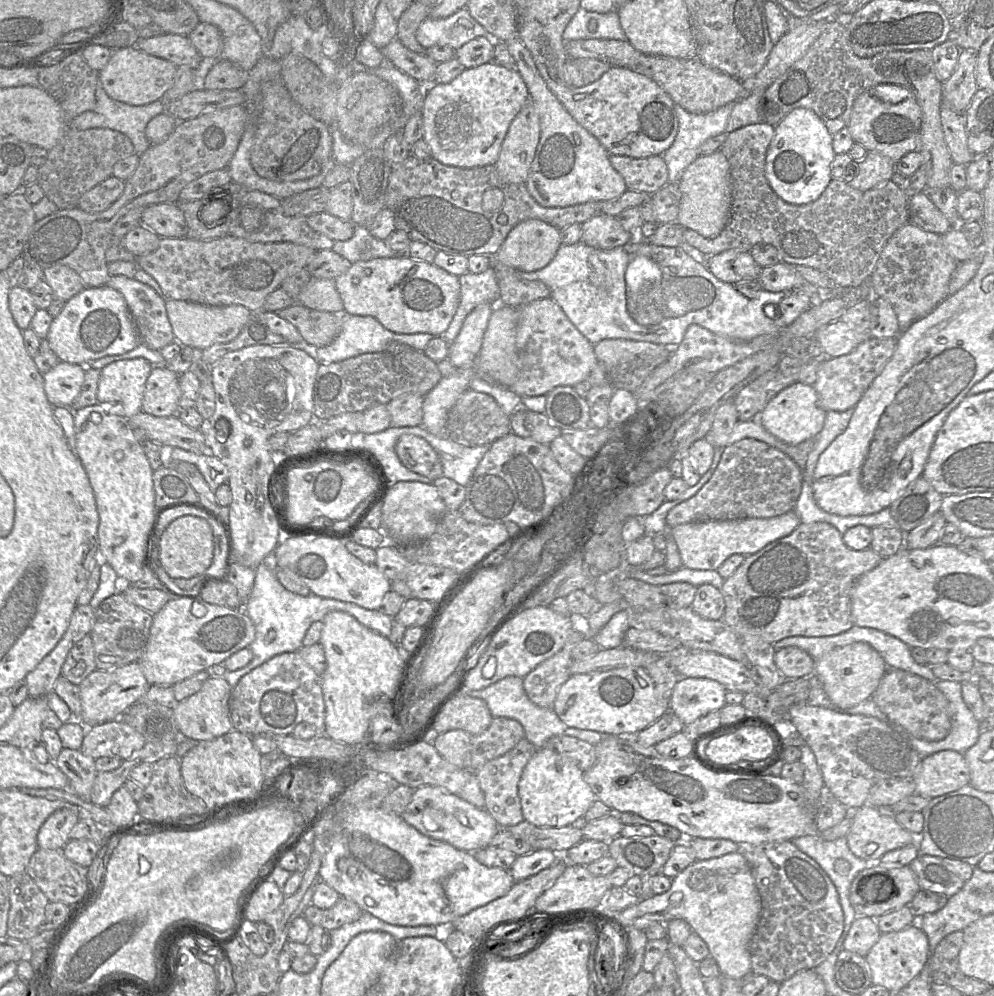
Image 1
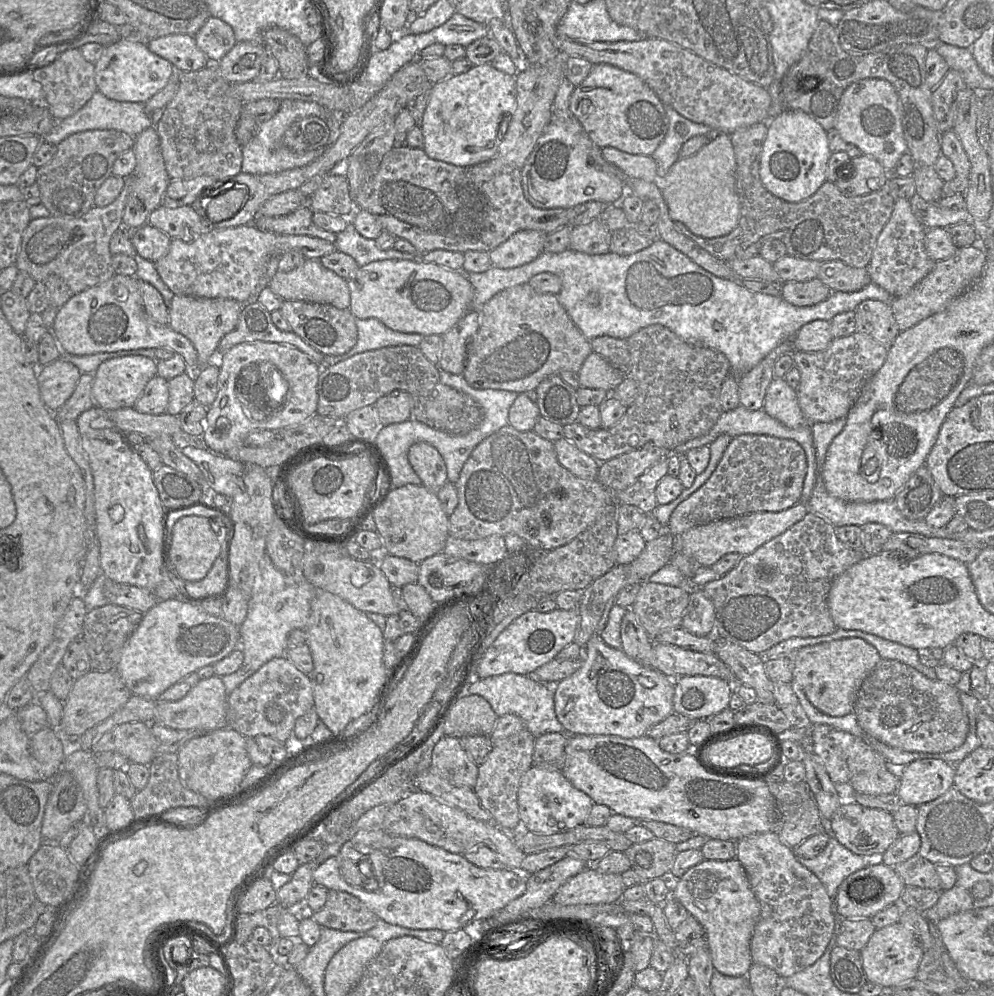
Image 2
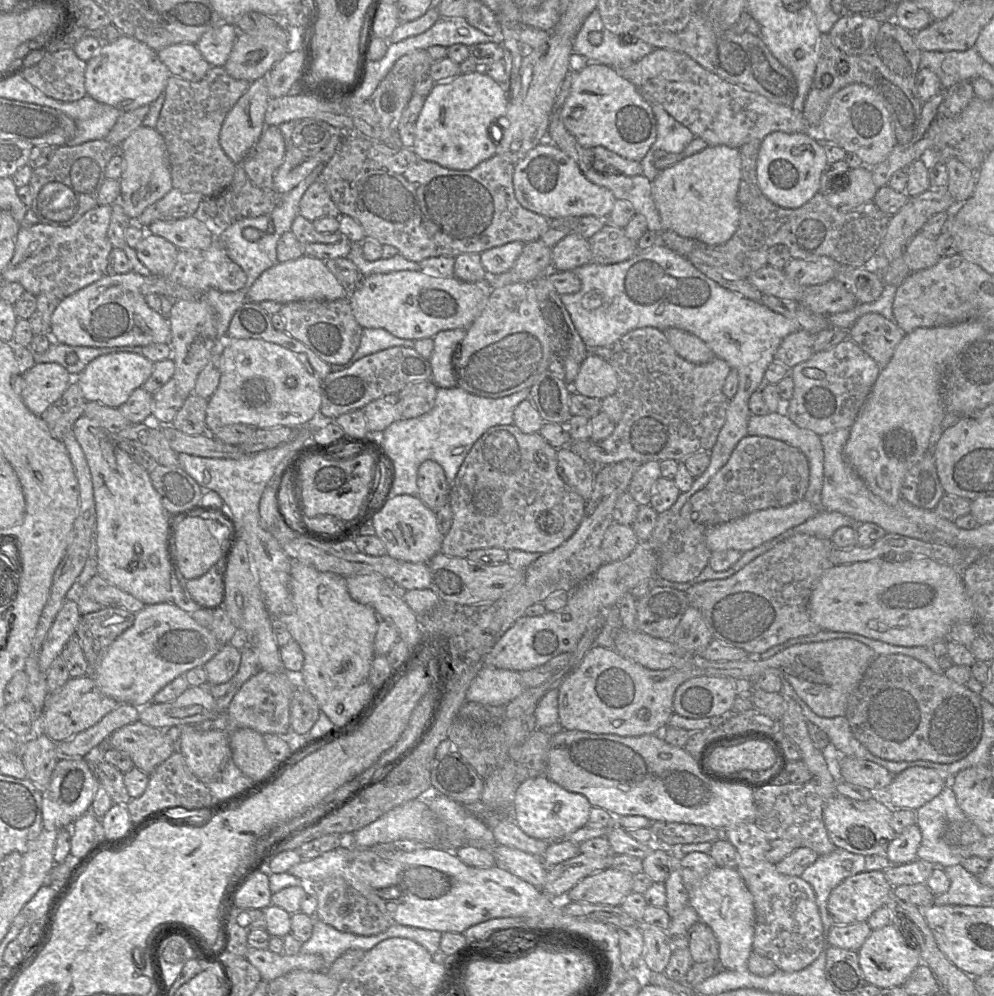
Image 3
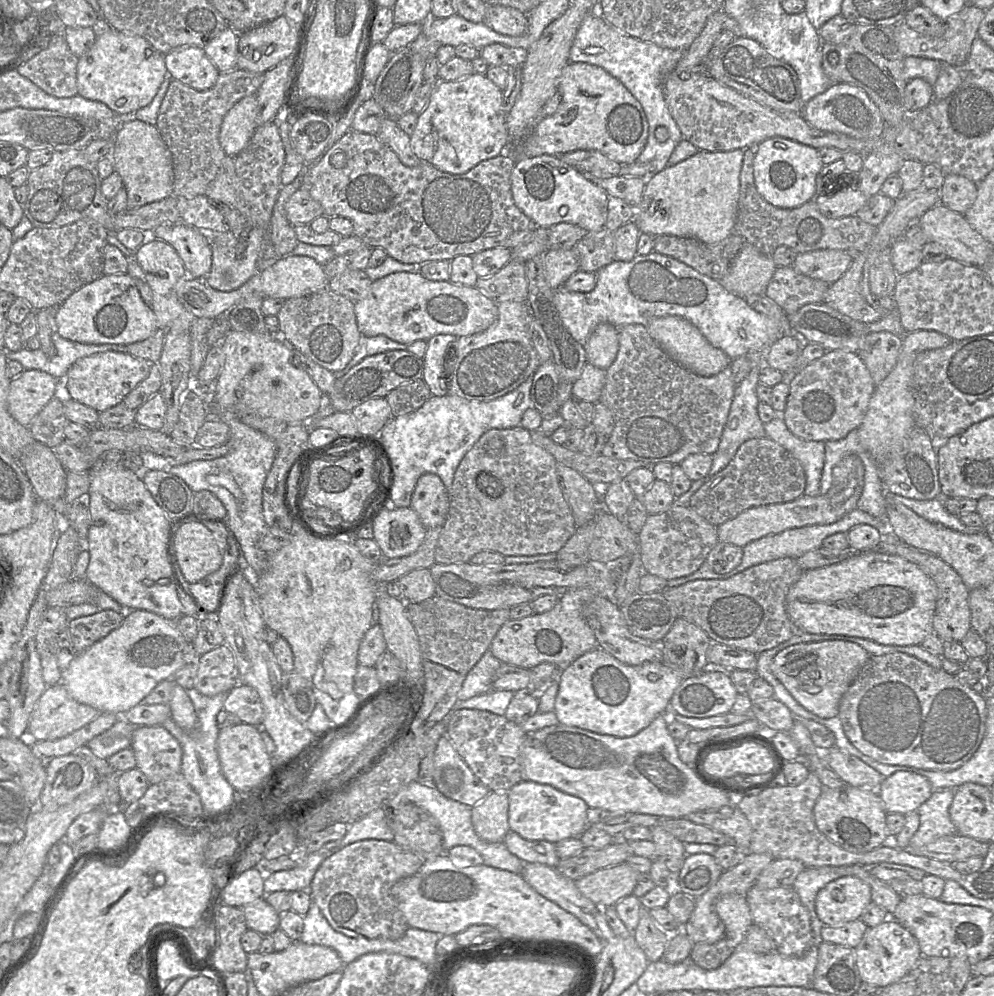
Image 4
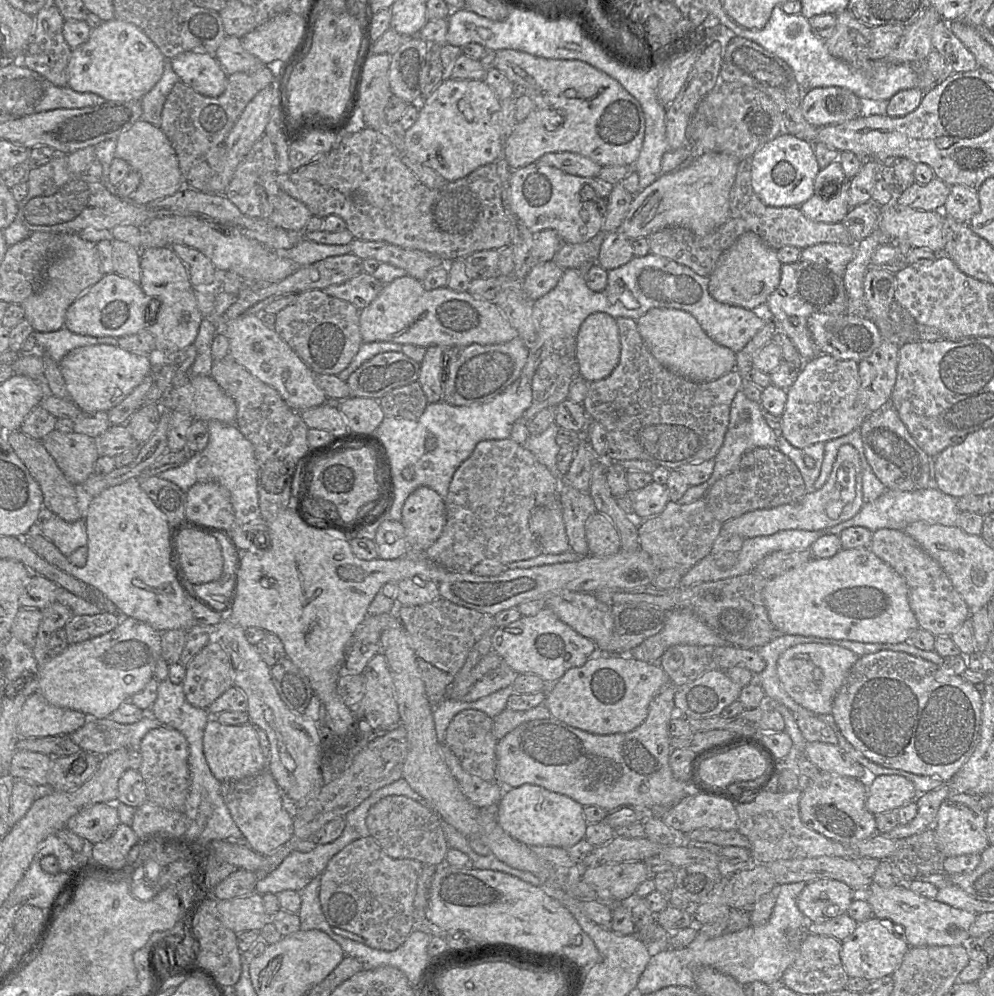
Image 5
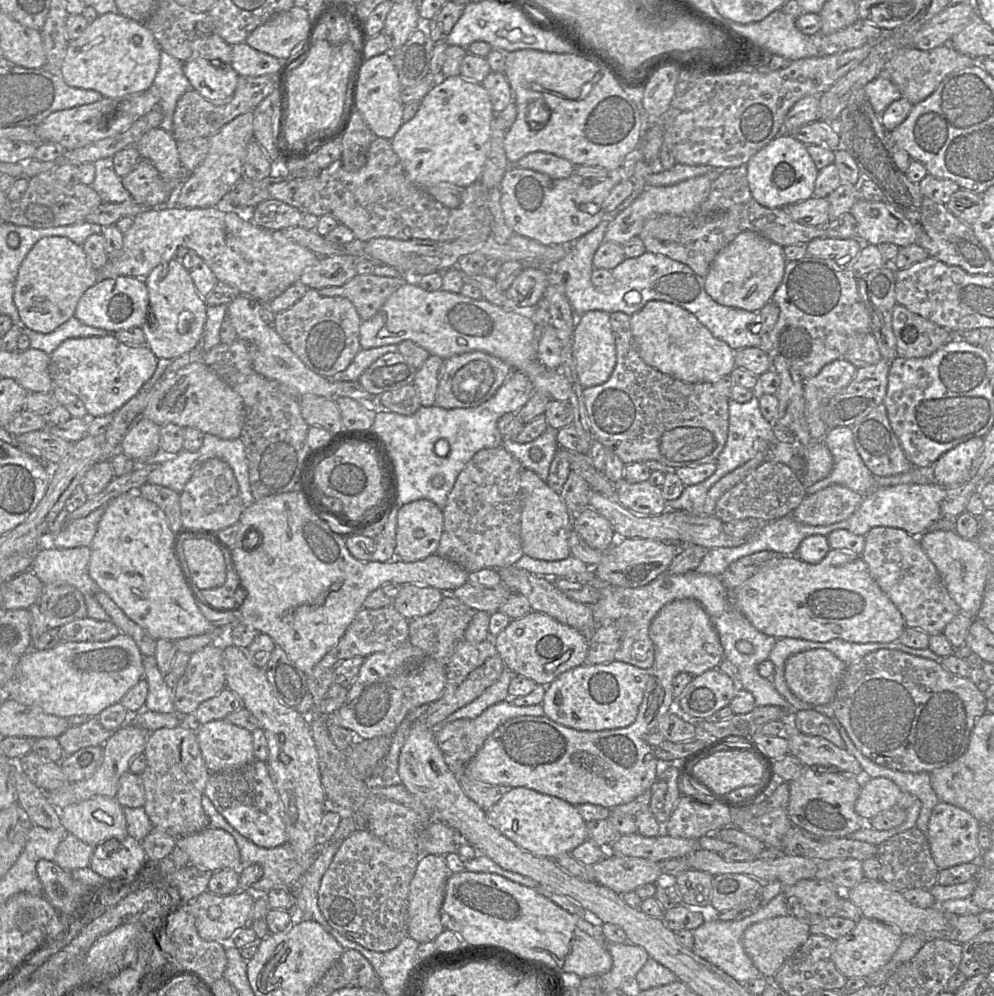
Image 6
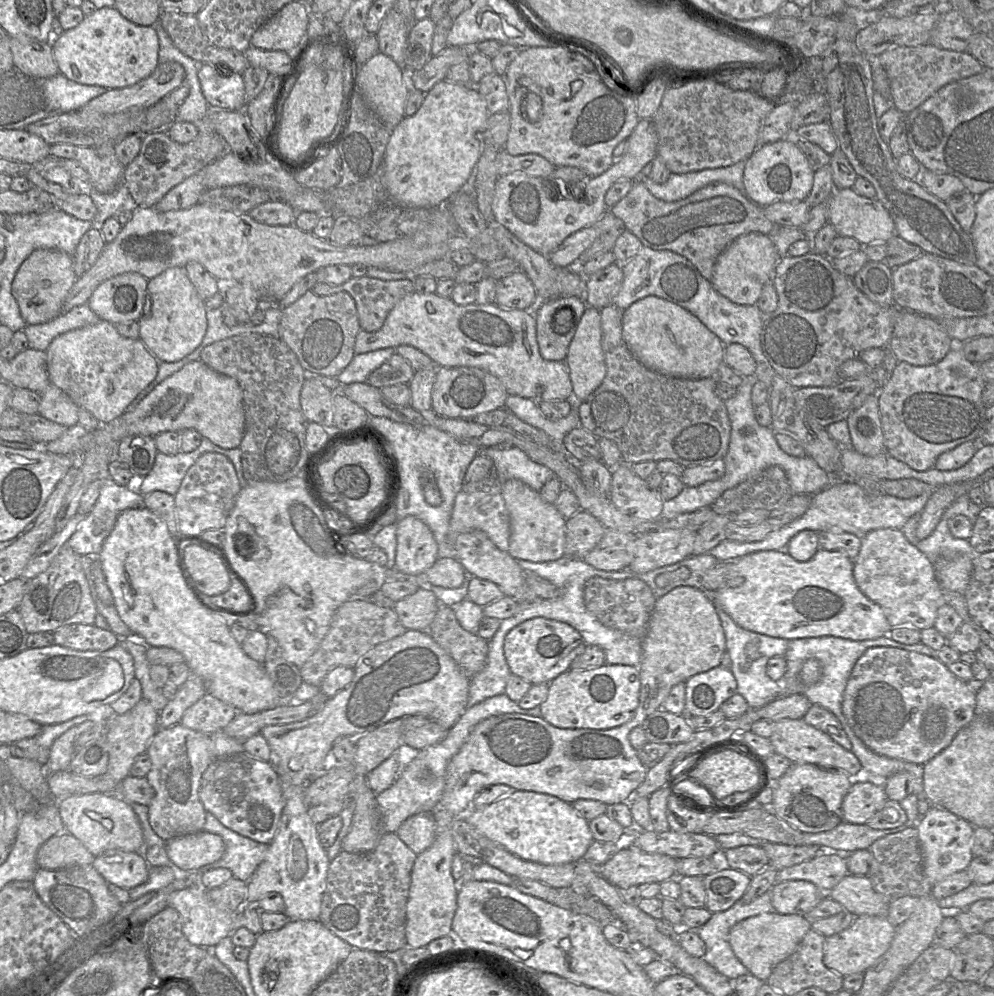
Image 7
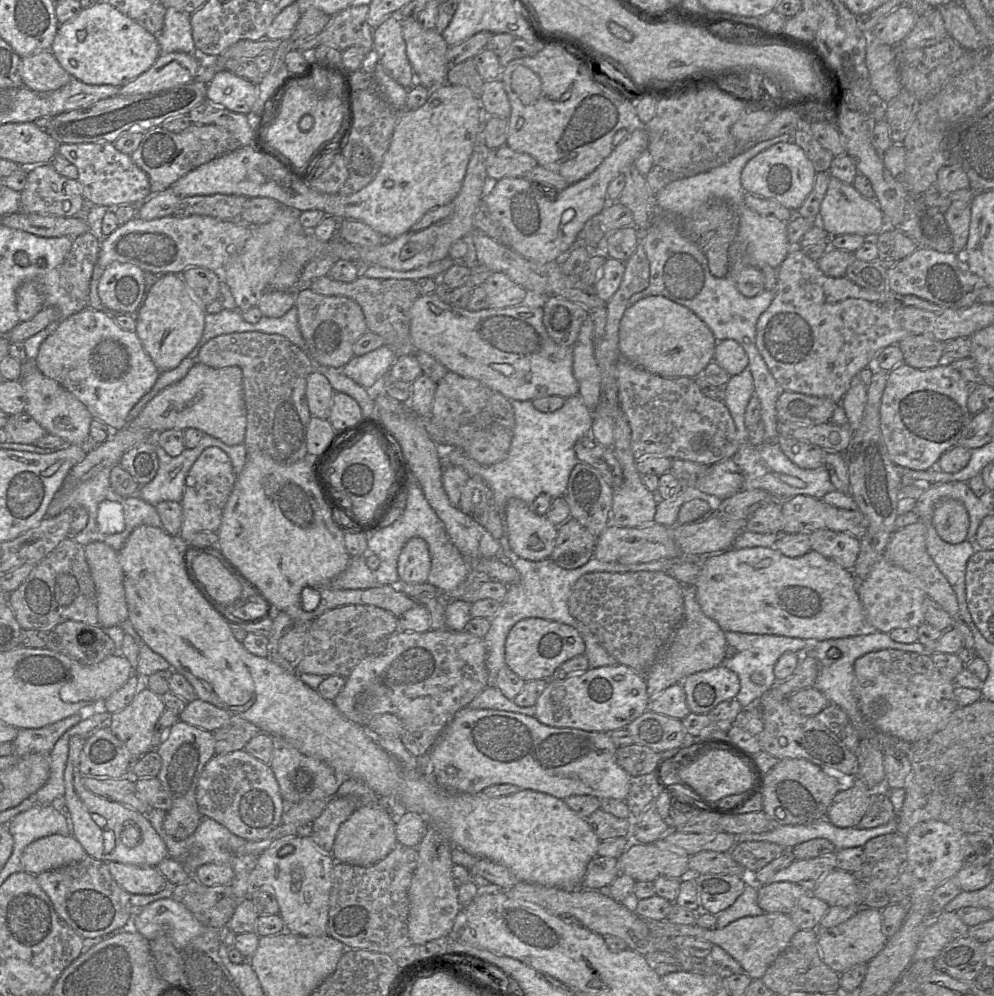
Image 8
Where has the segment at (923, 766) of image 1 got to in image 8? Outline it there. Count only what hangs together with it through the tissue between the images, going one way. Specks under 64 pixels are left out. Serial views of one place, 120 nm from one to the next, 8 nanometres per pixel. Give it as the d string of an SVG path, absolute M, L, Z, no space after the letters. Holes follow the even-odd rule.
M861 783L840 790L828 808L826 819L840 828L857 827L868 810L871 796Z

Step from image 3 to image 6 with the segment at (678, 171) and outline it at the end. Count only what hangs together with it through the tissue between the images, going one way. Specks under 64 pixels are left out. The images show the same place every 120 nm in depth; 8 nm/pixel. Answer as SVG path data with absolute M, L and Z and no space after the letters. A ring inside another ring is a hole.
M724 168L714 170L694 178L690 178L669 186L646 186L637 199L617 215L607 215L604 241L623 245L631 238L638 236L645 222L650 217L659 214L672 213L677 215L692 212L709 194L712 182L721 174Z

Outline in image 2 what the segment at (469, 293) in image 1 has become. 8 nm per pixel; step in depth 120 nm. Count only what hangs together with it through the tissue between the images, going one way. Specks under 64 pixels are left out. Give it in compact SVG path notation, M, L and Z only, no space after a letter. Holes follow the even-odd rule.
M543 252L534 261L519 267L503 269L491 266L482 273L466 274L474 289L471 309L480 309L497 293L524 283L537 274L547 272L550 261L553 261L547 252Z

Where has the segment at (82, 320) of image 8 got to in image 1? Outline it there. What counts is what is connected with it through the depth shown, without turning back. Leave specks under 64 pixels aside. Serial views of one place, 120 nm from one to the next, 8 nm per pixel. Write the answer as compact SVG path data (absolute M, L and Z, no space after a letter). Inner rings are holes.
M135 358L113 362L100 371L97 389L97 404L116 404L126 408L125 418L131 418L142 411L142 399L146 381L153 366L144 358Z

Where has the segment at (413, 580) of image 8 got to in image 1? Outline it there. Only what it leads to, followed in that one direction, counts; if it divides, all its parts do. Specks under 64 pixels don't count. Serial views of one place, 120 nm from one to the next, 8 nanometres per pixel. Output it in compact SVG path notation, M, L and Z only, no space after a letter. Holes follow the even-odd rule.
M404 434L398 439L395 451L401 463L412 472L432 481L442 476L441 459L424 438Z

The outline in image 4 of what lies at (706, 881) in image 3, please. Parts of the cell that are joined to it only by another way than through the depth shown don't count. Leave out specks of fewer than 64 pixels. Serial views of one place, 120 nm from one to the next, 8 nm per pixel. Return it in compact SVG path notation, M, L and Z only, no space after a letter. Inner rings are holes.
M727 894L716 902L716 912L725 926L725 936L738 945L744 942L746 933L753 924L746 896Z

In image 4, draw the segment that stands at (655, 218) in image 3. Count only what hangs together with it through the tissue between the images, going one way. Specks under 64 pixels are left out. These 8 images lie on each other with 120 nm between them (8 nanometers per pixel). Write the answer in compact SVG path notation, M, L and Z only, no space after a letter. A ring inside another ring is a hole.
M588 172L581 173L587 180L604 189L609 197L619 198L634 209L637 208L642 201L647 178L618 175L602 179Z

